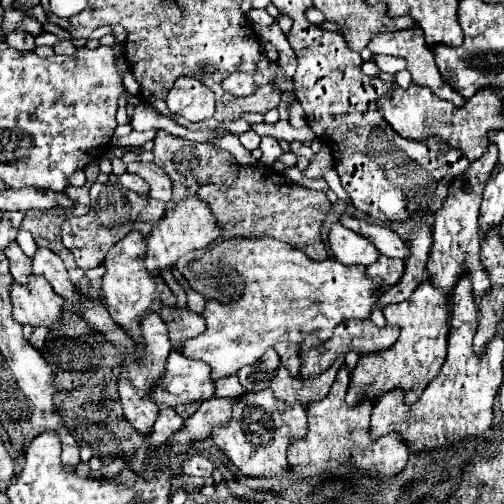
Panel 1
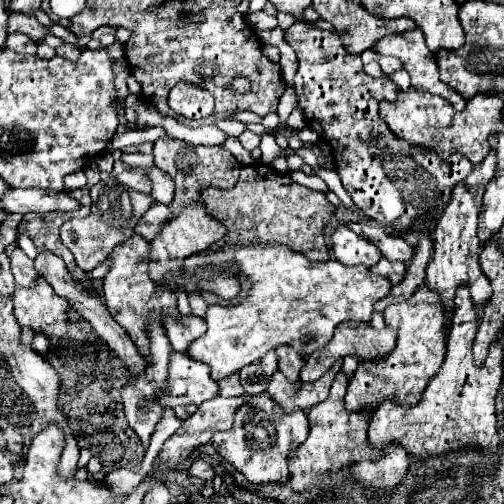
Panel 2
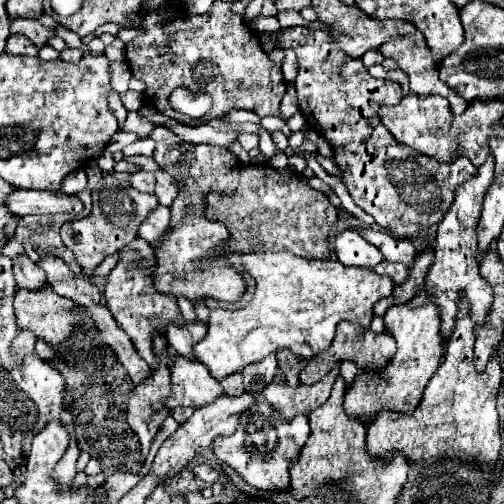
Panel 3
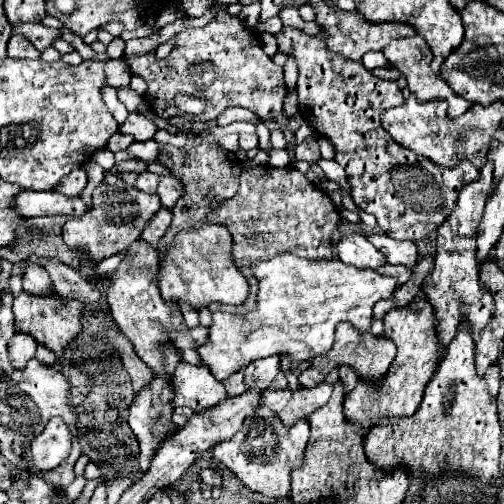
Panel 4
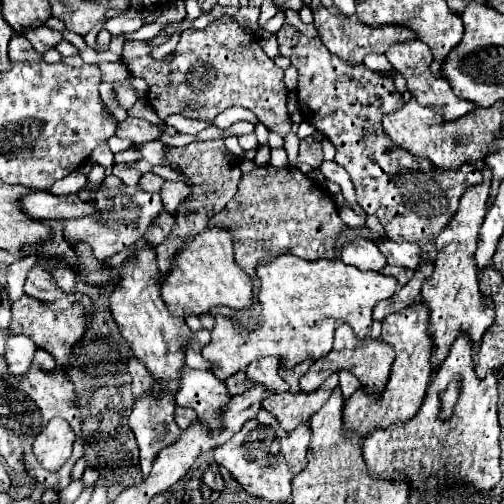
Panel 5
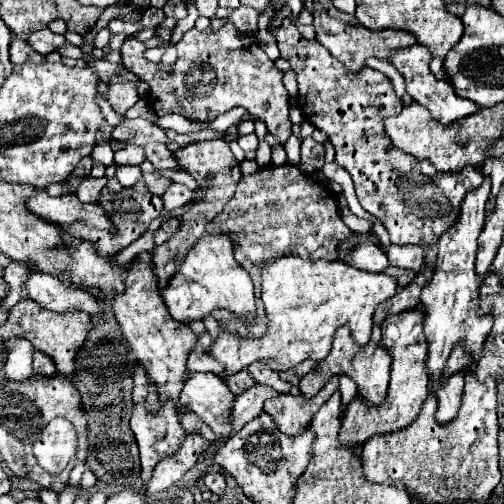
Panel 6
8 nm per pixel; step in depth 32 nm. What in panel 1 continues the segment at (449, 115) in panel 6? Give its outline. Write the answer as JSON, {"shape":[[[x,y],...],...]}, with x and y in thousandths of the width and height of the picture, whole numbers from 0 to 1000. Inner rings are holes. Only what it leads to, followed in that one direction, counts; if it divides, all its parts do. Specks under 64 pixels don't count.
{"shape":[[[817,56],[817,60],[794,60],[794,63],[766,63],[766,67],[750,67],[738,75],[738,83],[730,87],[730,99],[742,107],[770,107],[770,111],[794,111],[806,119],[806,139],[817,147],[817,167],[825,171],[841,171],[853,175],[865,190],[893,198],[905,214],[917,214],[917,206],[925,202],[909,183],[901,183],[877,155],[873,143],[865,135],[861,123],[861,107],[849,95],[849,87],[841,83],[841,63],[833,56]]]}

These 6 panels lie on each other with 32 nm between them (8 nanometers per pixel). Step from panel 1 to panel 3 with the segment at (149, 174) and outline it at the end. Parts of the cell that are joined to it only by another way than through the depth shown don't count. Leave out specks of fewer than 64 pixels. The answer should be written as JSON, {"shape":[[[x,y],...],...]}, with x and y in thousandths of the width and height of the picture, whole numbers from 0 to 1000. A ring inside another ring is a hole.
{"shape":[[[313,337],[306,345],[310,345],[310,377],[306,377],[306,385],[313,389],[317,405],[341,409],[341,401],[353,389],[349,357],[341,357],[341,349],[333,349],[333,341],[325,341],[325,337]]]}

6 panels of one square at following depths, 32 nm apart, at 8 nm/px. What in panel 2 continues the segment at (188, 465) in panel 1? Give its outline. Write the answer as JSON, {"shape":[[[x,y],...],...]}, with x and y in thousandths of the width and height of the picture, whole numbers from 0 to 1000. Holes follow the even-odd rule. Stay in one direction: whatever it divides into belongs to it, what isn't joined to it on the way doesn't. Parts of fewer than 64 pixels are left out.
{"shape":[[[385,913],[385,921],[377,925],[377,940],[389,944],[389,948],[401,948],[405,956],[421,956],[425,944],[429,944],[425,929],[405,913]]]}

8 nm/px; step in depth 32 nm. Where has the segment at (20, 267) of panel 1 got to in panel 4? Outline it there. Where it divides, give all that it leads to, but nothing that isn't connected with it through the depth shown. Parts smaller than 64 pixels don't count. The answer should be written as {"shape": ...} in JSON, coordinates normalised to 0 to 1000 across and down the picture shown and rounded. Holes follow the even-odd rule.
{"shape":[[[60,524],[48,536],[44,560],[48,560],[48,579],[56,579],[56,583],[67,583],[67,587],[103,587],[103,583],[111,583],[95,540],[75,524]]]}

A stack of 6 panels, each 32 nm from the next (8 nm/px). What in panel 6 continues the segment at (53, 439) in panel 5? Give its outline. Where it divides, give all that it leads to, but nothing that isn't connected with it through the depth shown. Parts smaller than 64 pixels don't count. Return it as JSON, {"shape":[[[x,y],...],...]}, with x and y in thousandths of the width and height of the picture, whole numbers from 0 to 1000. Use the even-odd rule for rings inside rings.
{"shape":[[[107,829],[67,877],[67,905],[95,940],[119,940],[155,893],[155,865],[127,829]]]}

